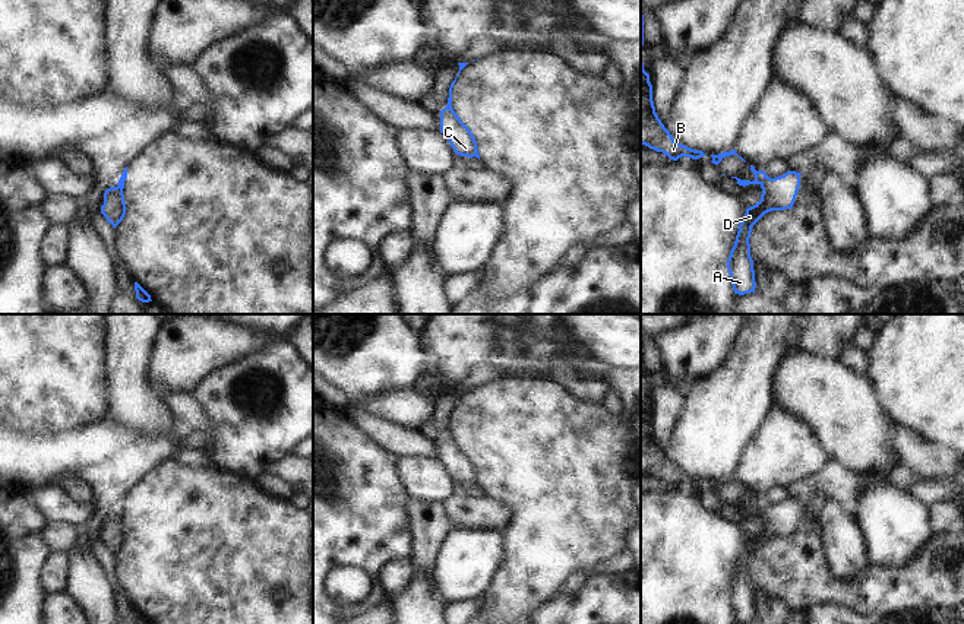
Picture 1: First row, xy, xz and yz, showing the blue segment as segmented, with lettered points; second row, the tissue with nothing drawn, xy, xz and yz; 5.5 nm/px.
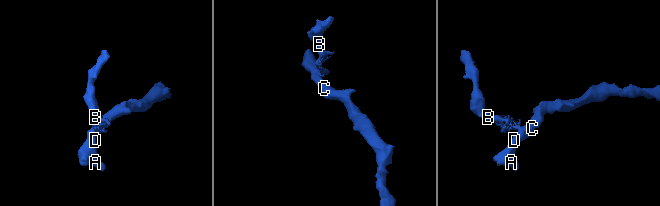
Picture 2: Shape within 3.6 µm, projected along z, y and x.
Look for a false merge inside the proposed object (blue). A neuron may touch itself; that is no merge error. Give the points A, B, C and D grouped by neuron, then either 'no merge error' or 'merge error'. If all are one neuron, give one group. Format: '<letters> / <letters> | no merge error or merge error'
A C D / B | merge error

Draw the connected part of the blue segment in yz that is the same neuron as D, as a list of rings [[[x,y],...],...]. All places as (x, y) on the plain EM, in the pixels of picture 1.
[[[787,498],[784,503],[775,506],[767,504],[761,510],[761,528],[746,536],[727,587],[727,596],[734,621],[745,623],[755,620],[756,609],[749,571],[752,554],[771,538],[793,535],[800,514],[800,501],[802,500]]]

